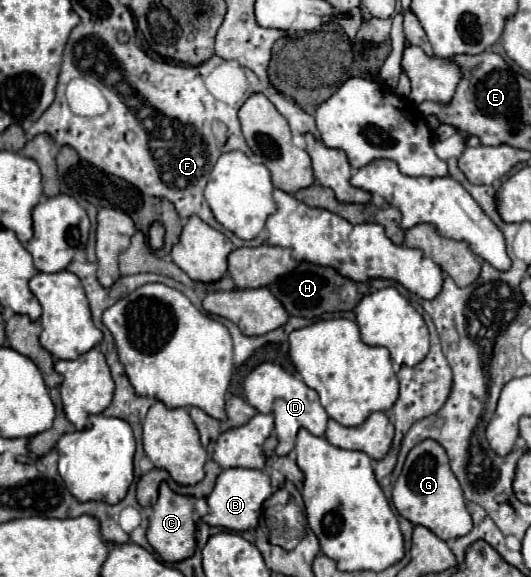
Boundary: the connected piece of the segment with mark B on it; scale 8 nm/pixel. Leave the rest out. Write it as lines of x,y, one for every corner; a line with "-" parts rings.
228,468
222,470
212,494
208,496
208,514
202,518
210,526
222,526
232,532
244,532
258,526
262,504
272,496
270,476
262,470
248,470
248,468

